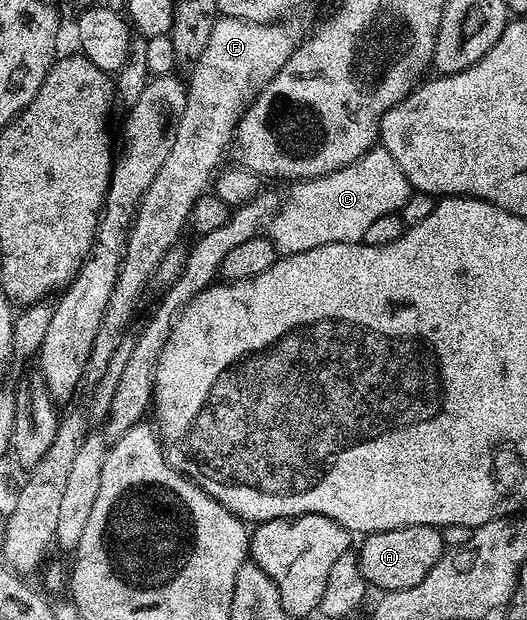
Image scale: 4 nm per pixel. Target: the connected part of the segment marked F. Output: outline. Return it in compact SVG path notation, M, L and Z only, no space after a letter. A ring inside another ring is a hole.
M220 16L205 49L193 62L195 71L191 81L186 82L187 106L175 128L173 147L169 147L169 155L165 163L161 163L157 179L149 183L143 200L135 210L135 220L131 223L127 246L123 249L123 261L119 264L117 283L113 287L113 295L109 295L109 307L105 307L97 337L93 339L85 374L88 386L95 385L105 374L109 359L125 332L123 324L134 309L135 300L142 295L147 283L152 282L161 259L179 243L183 228L188 228L193 203L208 192L215 167L223 152L226 149L228 152L244 109L271 77L285 67L298 47L301 34L293 26L283 24L287 23L262 25Z

